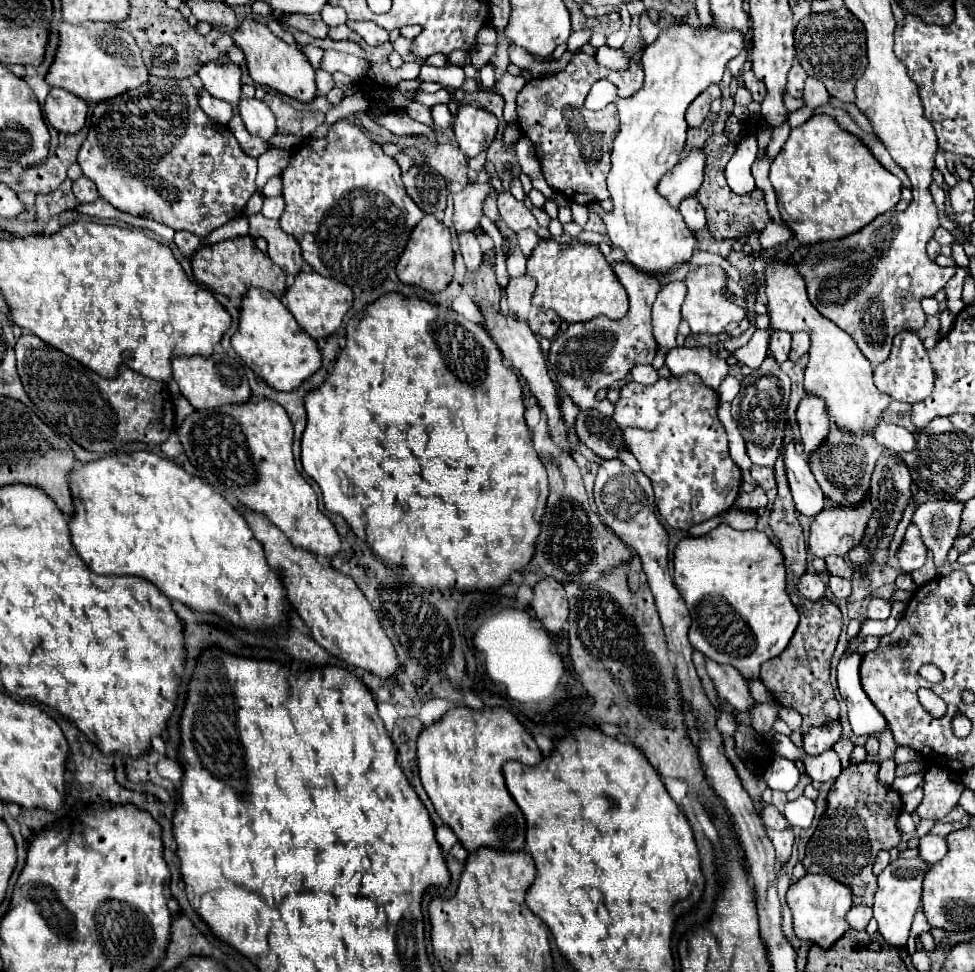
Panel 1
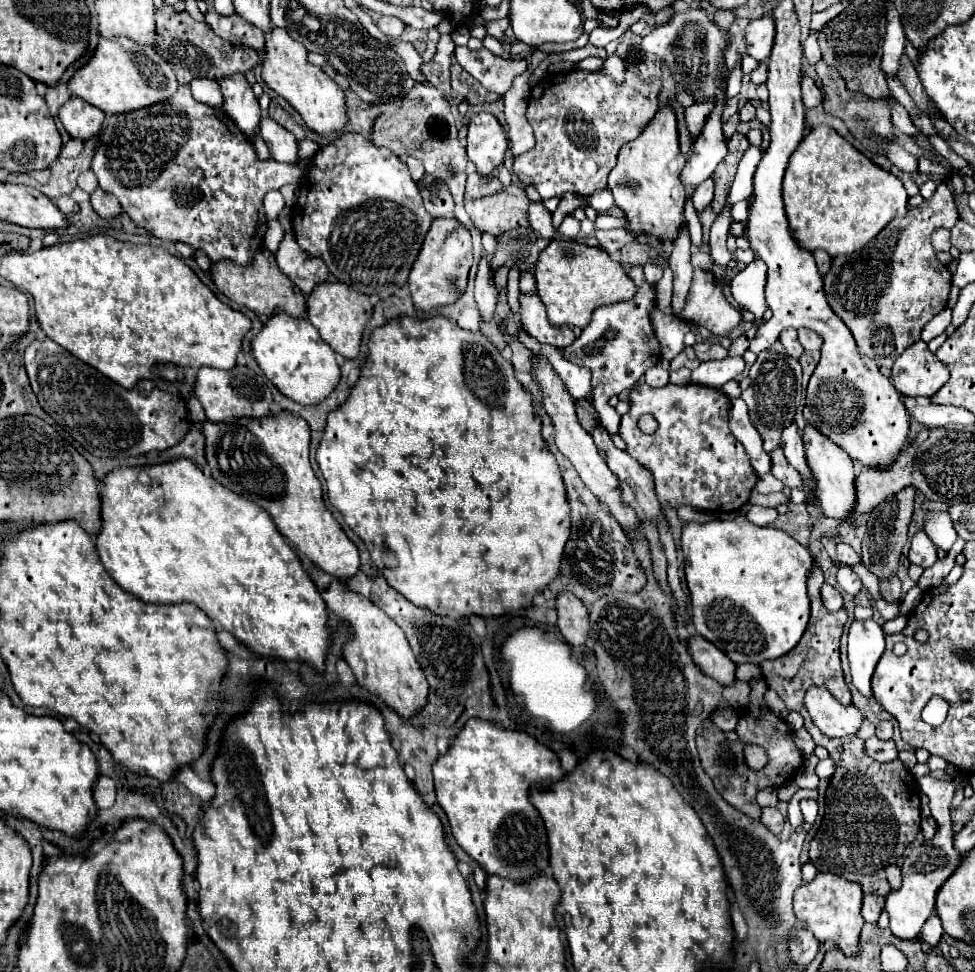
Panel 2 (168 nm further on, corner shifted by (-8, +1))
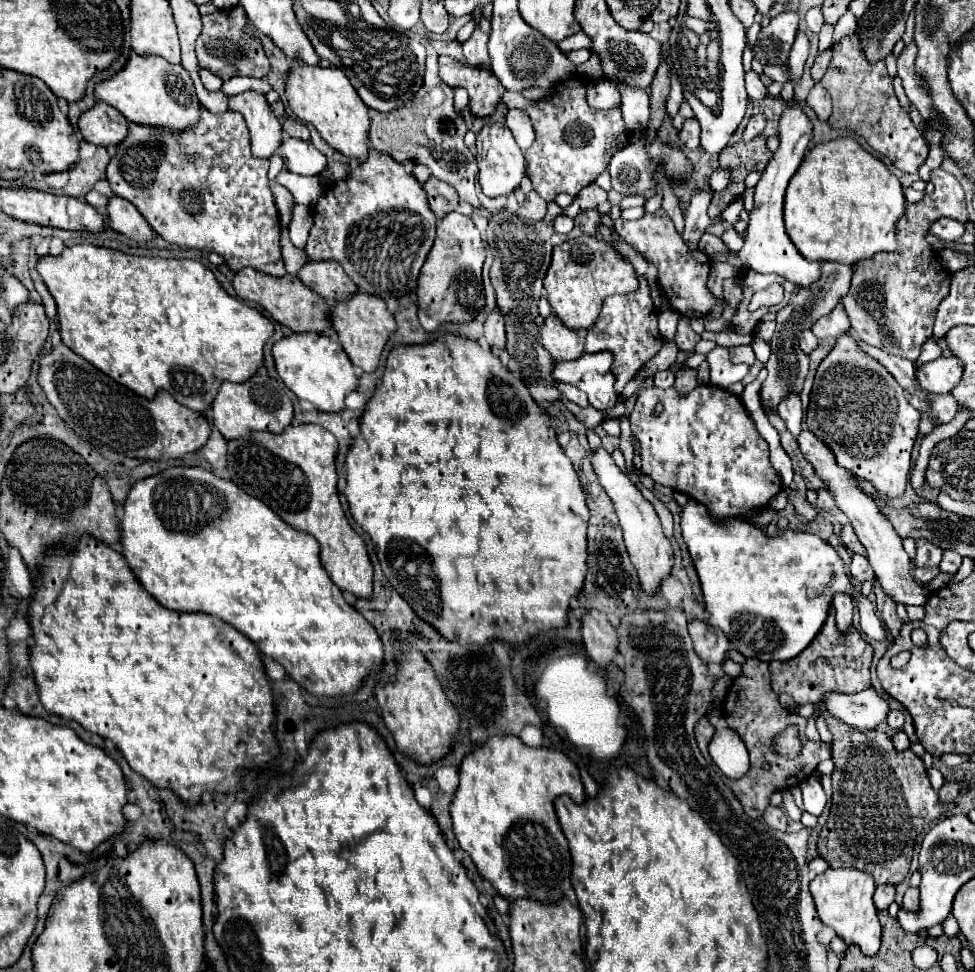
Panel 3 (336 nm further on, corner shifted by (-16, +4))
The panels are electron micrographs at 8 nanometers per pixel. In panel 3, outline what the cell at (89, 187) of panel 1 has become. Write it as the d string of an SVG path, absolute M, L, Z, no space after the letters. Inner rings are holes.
M112 196L108 202L108 222L112 230L128 236L130 240L148 242L154 238L152 228L144 222L144 216L136 210L136 206L120 196Z

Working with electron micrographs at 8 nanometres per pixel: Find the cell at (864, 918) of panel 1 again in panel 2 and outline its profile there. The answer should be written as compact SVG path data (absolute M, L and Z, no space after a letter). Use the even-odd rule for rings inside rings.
M864 895L864 901L862 901L862 917L866 923L876 923L880 913L884 909L884 897L878 897L878 895Z

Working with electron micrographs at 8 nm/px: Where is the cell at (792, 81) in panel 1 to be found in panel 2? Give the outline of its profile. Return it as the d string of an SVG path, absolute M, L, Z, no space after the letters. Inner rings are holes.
M810 77L802 79L802 101L804 101L804 105L808 109L812 109L812 107L822 103L822 93L820 93L818 85L814 83L814 79L810 79Z

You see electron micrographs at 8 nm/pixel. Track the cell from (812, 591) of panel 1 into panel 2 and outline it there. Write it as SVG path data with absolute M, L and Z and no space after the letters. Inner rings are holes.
M824 583L820 589L820 595L822 595L822 603L828 611L840 611L842 609L842 595L838 593L838 589Z

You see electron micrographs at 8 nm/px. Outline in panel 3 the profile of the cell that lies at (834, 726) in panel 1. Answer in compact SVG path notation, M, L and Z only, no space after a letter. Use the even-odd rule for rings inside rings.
M862 690L856 694L826 694L826 708L834 718L844 720L856 730L872 730L888 714L888 702L874 690Z

